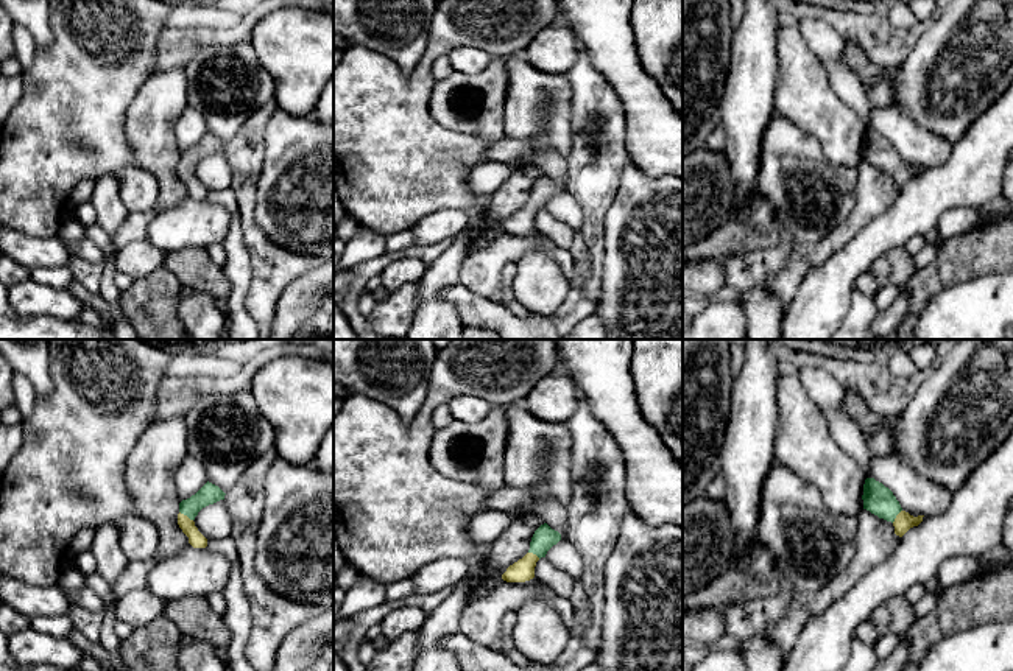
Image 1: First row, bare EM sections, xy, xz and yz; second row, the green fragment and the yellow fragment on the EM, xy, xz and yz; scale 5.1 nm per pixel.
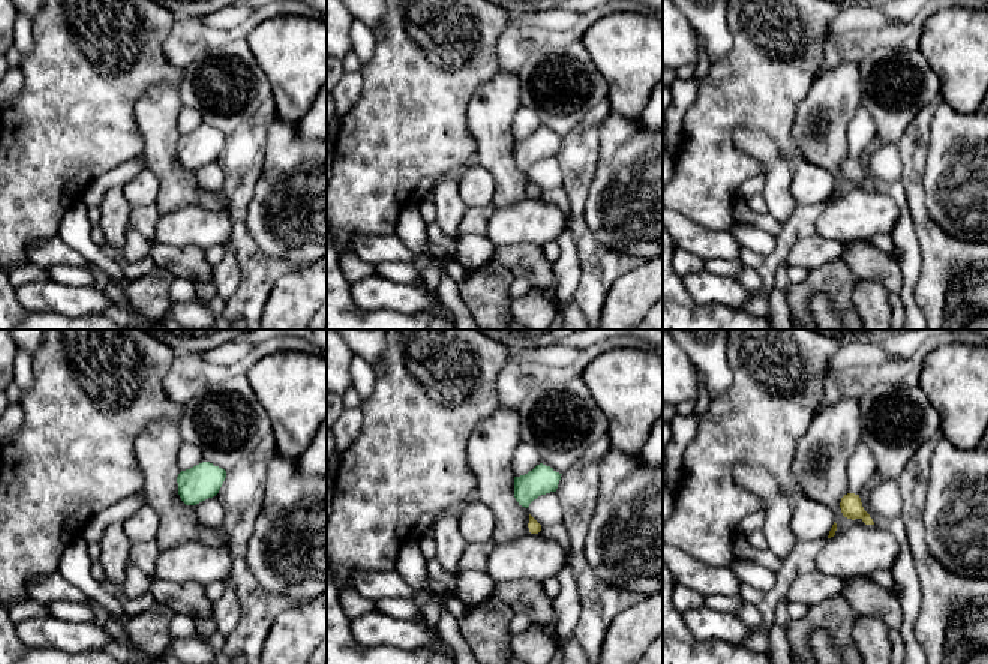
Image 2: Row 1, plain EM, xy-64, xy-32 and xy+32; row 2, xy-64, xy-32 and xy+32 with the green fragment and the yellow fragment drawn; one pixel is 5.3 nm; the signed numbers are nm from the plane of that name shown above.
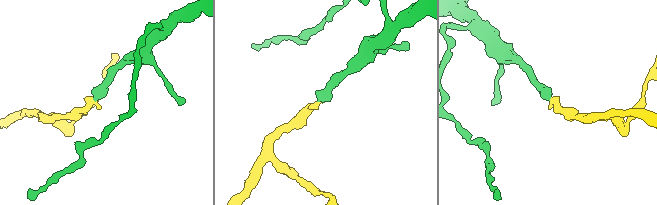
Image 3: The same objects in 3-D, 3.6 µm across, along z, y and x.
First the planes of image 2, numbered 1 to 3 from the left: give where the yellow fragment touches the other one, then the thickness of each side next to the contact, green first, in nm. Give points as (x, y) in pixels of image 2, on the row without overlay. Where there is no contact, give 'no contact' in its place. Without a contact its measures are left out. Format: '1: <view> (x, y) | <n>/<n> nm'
1: no contact
2: no contact
3: no contact

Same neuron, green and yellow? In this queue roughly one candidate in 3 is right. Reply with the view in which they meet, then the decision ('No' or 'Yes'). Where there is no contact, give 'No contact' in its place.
Touches green in xy. Yes

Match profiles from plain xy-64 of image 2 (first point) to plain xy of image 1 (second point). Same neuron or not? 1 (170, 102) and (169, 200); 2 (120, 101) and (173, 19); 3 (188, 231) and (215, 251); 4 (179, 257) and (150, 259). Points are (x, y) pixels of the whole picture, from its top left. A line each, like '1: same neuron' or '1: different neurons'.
1: same neuron
2: different neurons
3: different neurons
4: different neurons

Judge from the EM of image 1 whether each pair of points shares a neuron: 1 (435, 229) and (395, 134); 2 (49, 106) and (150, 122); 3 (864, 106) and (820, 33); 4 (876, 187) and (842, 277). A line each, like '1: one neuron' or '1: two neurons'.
1: two neurons
2: two neurons
3: one neuron
4: two neurons

